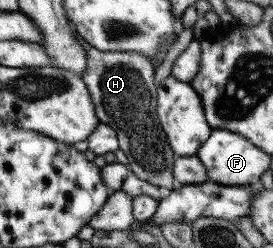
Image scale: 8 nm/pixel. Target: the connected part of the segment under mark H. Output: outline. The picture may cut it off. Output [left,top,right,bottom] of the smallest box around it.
[80,41,175,198]

